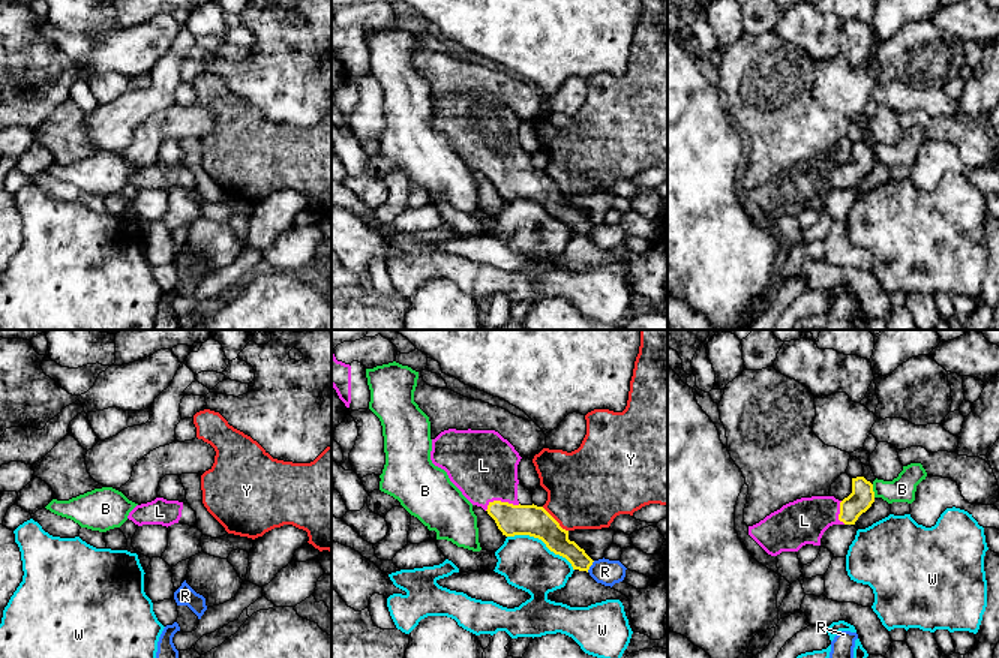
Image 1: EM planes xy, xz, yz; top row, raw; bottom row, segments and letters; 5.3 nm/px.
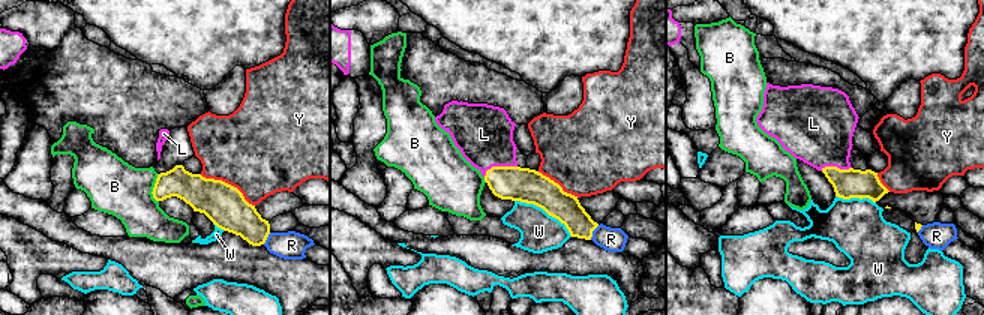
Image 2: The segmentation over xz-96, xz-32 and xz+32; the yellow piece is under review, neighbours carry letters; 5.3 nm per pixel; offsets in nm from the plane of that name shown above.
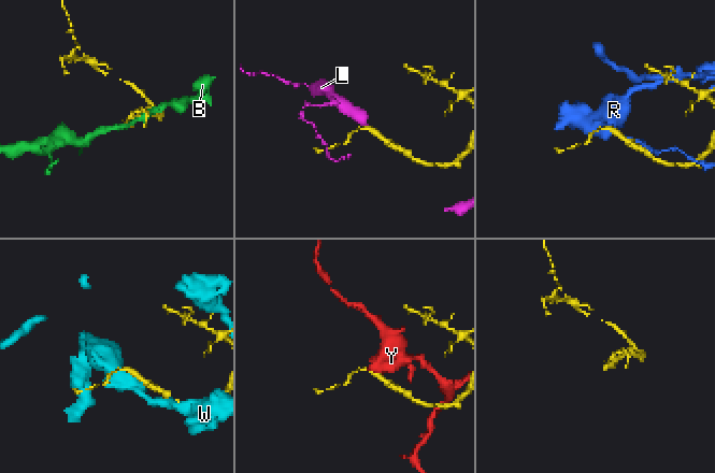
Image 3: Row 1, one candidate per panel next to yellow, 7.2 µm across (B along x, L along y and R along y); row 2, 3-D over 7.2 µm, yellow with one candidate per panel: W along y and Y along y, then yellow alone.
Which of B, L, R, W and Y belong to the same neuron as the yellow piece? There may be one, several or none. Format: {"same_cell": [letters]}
{"same_cell": ["L"]}

